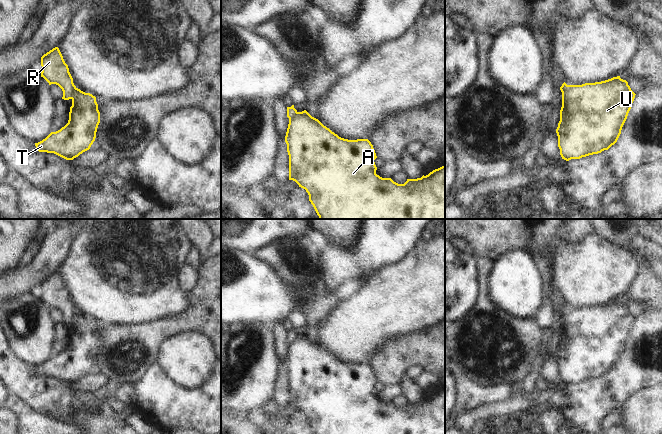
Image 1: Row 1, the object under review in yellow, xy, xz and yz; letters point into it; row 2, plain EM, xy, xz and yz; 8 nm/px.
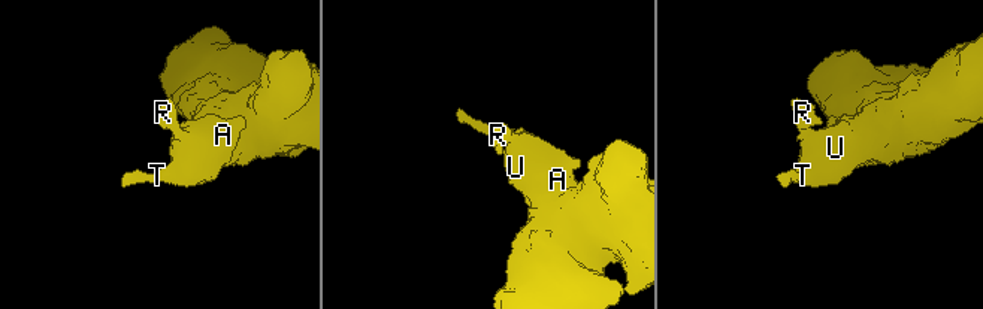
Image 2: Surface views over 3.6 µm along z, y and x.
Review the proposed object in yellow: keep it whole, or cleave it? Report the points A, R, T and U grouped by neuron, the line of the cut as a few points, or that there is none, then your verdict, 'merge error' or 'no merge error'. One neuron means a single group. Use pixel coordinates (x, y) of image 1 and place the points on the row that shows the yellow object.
A T U / R | xy (76, 88), (71, 98) | merge error

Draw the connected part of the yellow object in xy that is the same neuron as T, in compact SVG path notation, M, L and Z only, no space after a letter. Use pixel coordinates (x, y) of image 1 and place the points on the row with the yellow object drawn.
M76 88L72 95L68 123L35 143L35 146L39 152L54 153L66 160L73 160L90 149L99 123L96 97Z

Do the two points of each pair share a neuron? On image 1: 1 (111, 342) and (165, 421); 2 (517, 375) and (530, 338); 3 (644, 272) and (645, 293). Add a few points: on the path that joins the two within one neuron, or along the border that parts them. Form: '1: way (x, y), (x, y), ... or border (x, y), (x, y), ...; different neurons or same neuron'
1: border (153, 363), (133, 384); different neurons
2: way (517, 366), (524, 357), (524, 347); same neuron
3: way (645, 277), (645, 288); same neuron

